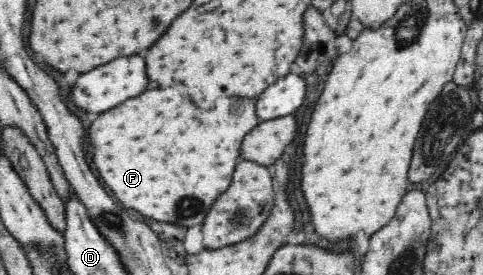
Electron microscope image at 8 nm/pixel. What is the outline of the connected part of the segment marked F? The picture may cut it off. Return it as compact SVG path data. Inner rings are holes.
M184 85L144 91L142 95L98 114L98 119L91 118L94 123L88 129L88 145L92 149L92 163L118 203L126 209L134 209L154 221L174 223L187 229L194 227L203 223L218 195L229 189L232 171L240 157L240 143L260 122L254 103L254 99L218 99L212 111L198 111Z

